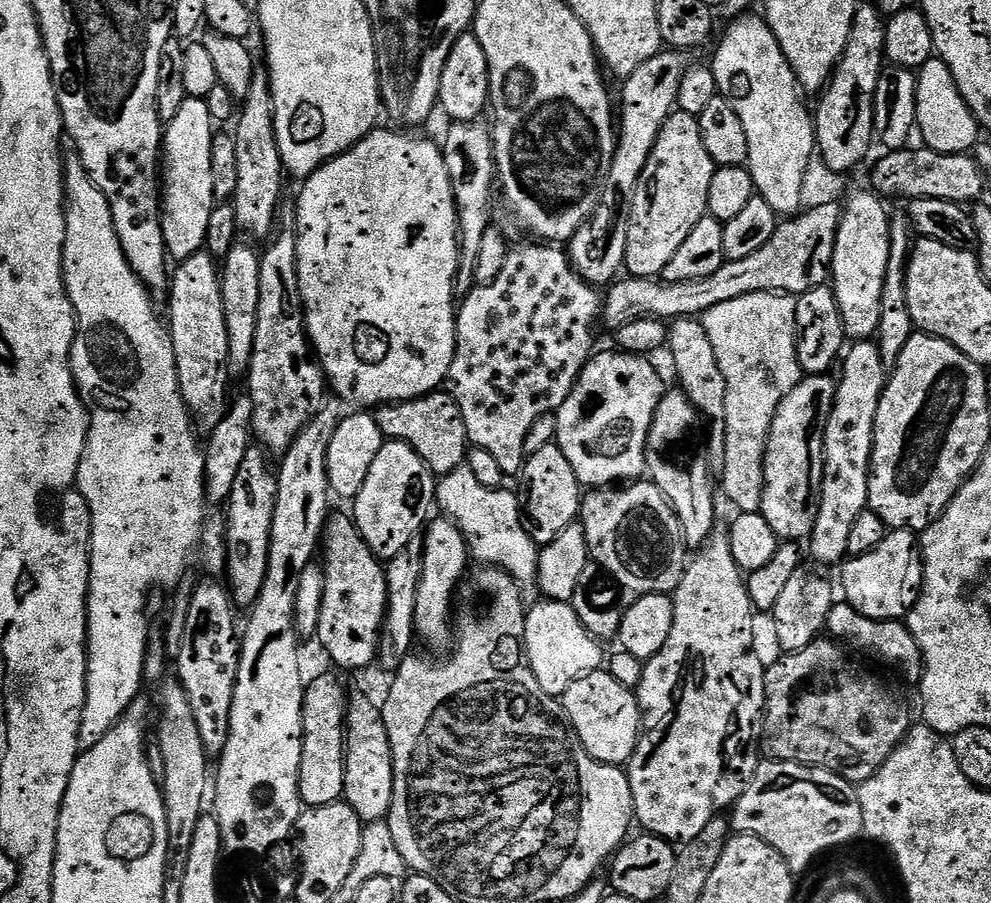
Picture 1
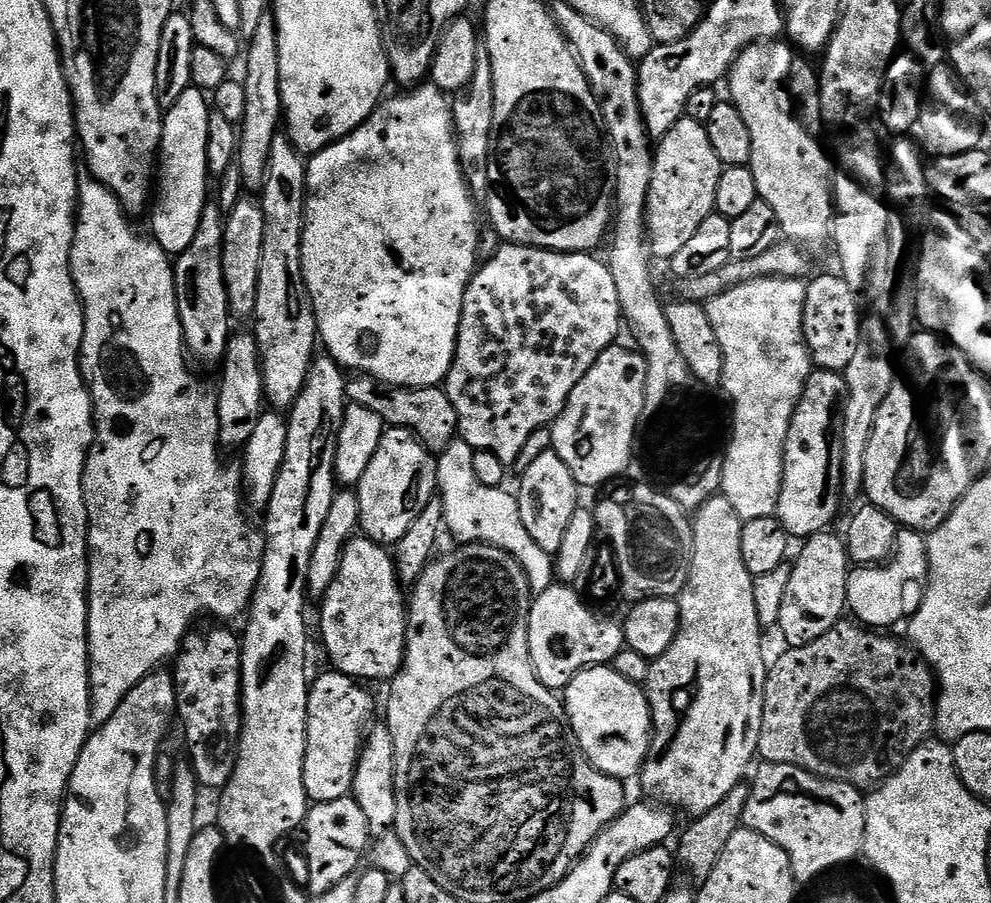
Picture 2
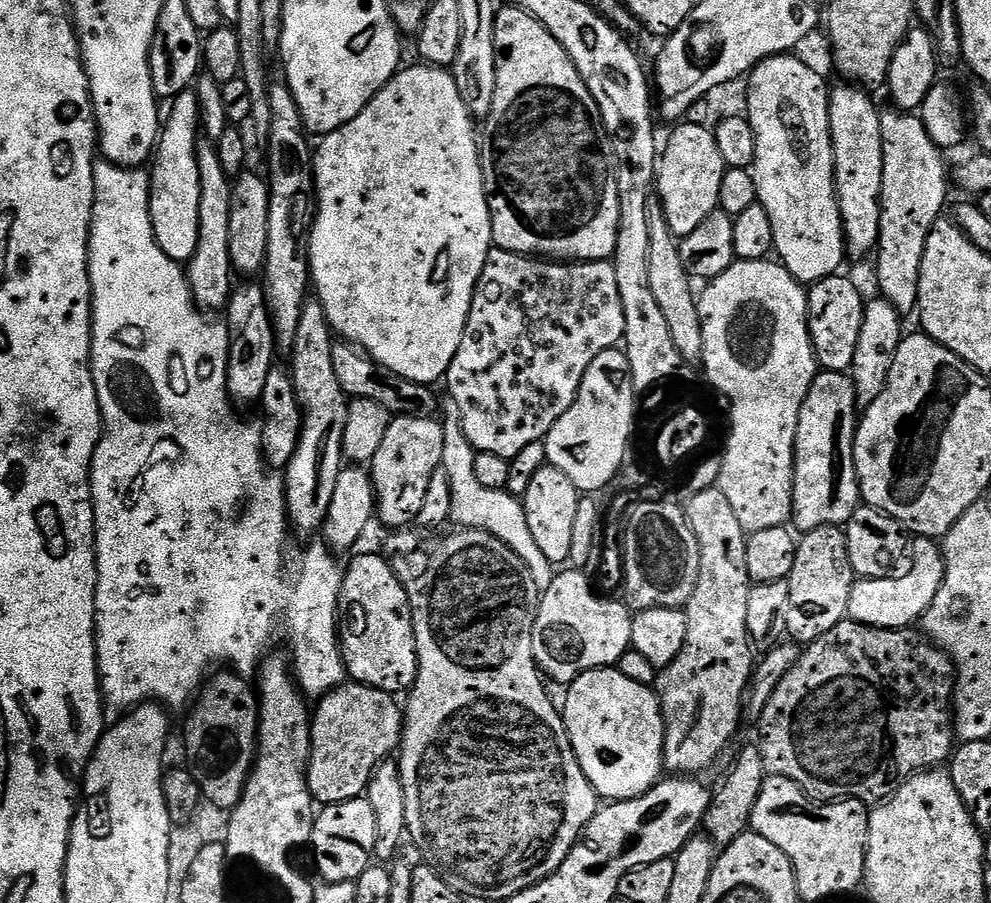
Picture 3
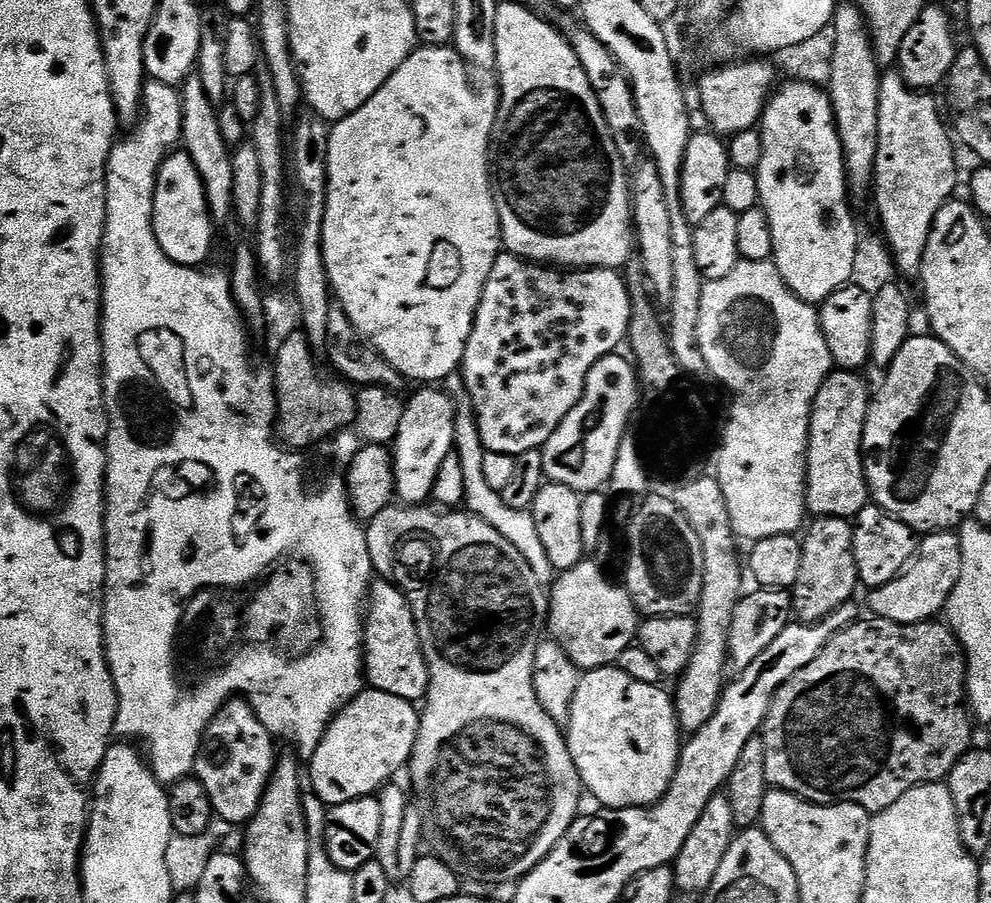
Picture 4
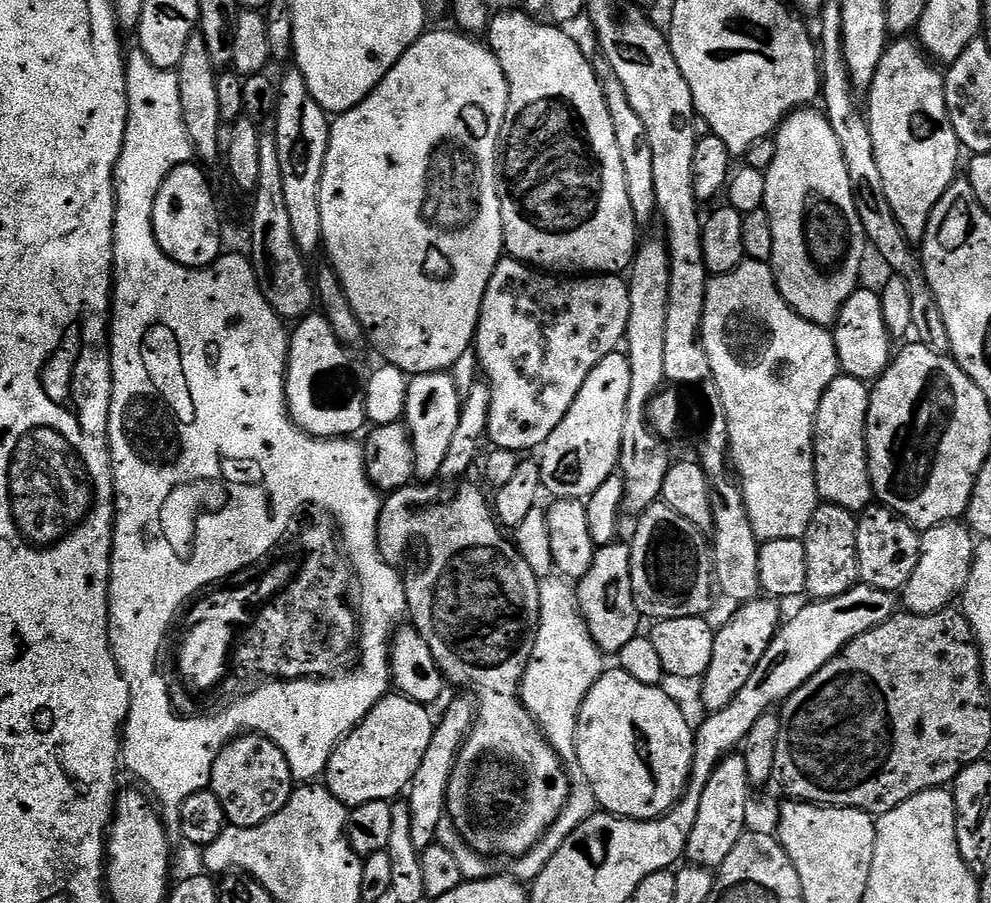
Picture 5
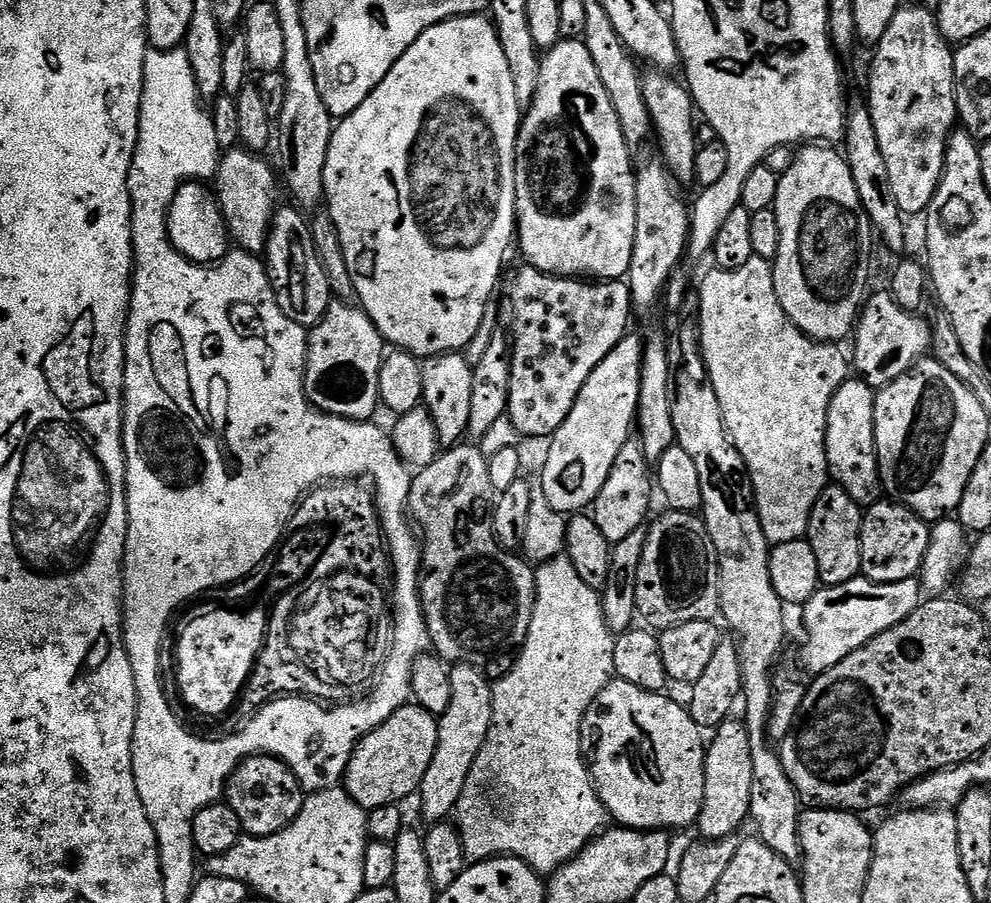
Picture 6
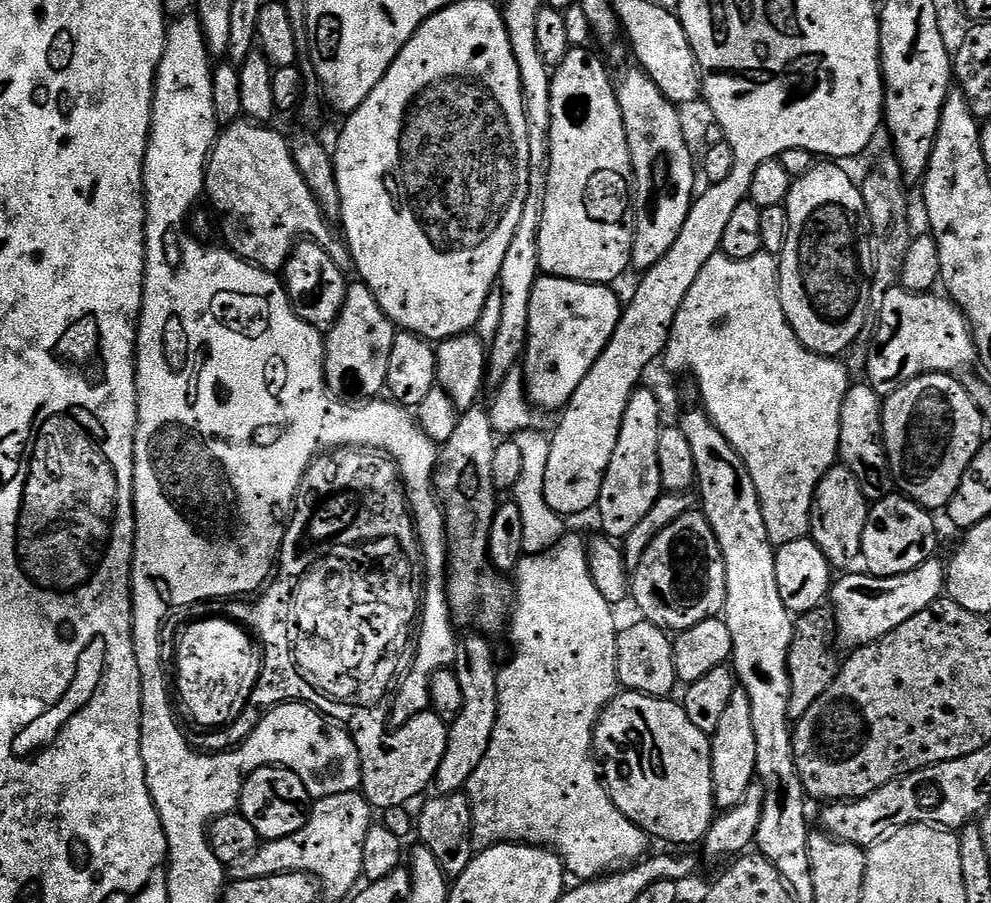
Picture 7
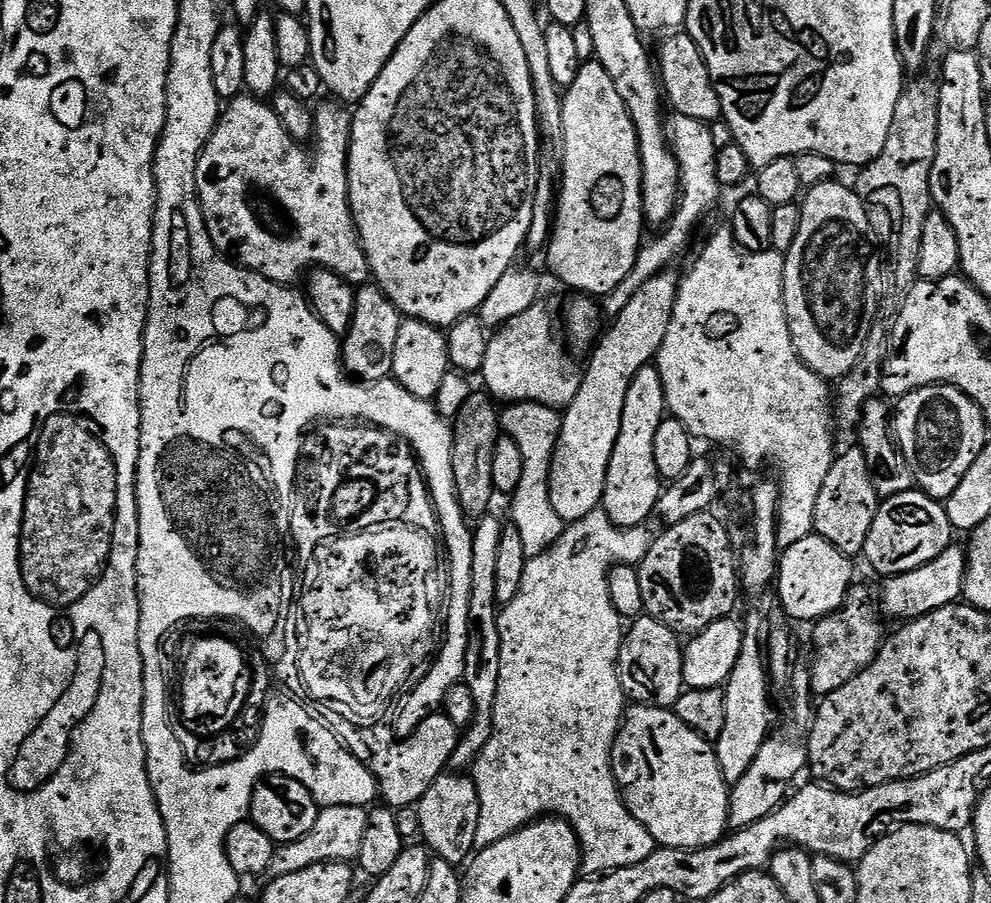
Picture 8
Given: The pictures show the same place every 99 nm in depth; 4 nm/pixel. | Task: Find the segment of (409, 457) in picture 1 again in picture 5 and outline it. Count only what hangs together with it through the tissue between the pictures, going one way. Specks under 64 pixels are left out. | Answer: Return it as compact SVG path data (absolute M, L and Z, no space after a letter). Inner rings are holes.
M431 372L413 376L408 381L403 423L408 425L416 467L414 476L420 482L432 482L440 476L442 462L446 462L450 442L458 430L462 392L450 377L448 372Z

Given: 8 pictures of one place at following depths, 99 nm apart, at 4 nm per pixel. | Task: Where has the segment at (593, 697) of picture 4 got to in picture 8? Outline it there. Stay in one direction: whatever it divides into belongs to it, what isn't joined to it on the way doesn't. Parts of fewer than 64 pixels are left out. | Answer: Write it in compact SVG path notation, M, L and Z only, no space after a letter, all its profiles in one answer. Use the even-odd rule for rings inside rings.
M636 704L627 709L612 747L612 773L630 814L642 822L659 847L705 848L725 839L730 828L730 786L724 781L718 766L715 747L690 730L690 726L686 726L686 722L682 722L673 709L652 708L648 704Z

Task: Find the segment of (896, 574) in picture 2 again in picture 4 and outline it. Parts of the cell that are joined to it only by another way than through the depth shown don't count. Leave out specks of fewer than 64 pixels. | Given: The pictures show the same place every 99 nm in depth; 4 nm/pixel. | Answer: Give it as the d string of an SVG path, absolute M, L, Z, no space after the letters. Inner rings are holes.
M955 531L927 533L919 541L918 555L908 567L894 577L886 586L871 589L868 595L868 608L873 617L917 624L923 620L939 617L948 607L948 599L962 574L962 546Z

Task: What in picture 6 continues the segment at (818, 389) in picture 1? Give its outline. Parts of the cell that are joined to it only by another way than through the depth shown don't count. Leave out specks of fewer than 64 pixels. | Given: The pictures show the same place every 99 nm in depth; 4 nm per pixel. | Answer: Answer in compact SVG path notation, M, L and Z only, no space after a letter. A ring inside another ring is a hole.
M850 378L838 386L834 398L830 398L830 410L826 414L826 462L831 483L846 490L854 502L867 510L882 500L880 467L874 438L874 406L877 389L859 378Z

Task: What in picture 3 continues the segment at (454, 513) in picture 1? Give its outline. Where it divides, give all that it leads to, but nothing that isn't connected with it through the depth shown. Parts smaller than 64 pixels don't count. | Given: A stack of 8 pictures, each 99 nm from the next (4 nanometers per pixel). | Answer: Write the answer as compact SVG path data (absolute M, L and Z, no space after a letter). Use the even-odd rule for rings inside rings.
M460 430L456 432L456 472L454 471L454 504L459 509L458 516L464 519L462 522L464 528L477 528L479 532L490 534L498 538L522 562L526 562L526 570L530 570L530 578L542 590L550 586L554 575L554 565L542 554L542 549L534 543L534 538L530 534L530 525L526 523L526 510L523 503L511 492L499 488L498 490L486 490L478 478L474 478L474 458L476 449L466 438L466 434ZM461 508L461 512L460 512Z

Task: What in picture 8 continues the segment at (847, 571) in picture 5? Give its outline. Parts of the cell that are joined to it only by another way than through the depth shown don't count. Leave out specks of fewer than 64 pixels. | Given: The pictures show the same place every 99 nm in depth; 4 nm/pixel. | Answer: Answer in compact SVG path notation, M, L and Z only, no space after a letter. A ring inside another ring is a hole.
M852 446L839 453L830 466L830 474L826 474L826 482L822 482L822 491L818 493L818 506L814 506L815 535L826 538L830 546L838 546L842 554L856 558L866 546L866 538L870 535L870 526L874 526L874 518L878 514L882 497L874 490L874 482L870 474L870 466L866 466L866 454L859 446Z

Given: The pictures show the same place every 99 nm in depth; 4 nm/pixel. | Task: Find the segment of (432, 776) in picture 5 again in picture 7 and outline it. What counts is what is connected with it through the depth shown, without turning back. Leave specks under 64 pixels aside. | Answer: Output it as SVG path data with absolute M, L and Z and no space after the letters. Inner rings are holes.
M468 634L459 641L456 649L456 662L454 671L458 678L458 686L462 688L462 710L458 718L454 718L448 724L448 741L446 742L446 754L442 754L442 762L436 771L434 788L437 793L447 794L467 789L470 774L478 770L478 762L486 758L486 750L490 750L490 738L494 734L494 722L498 718L498 664L492 661L492 648L488 645L489 637L484 634Z

